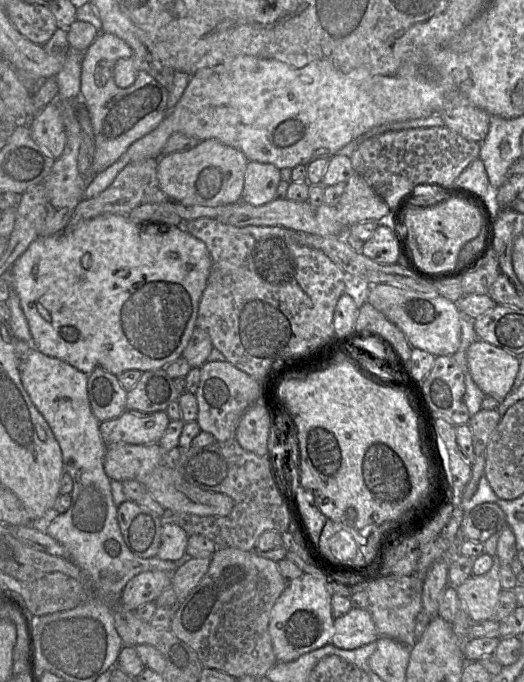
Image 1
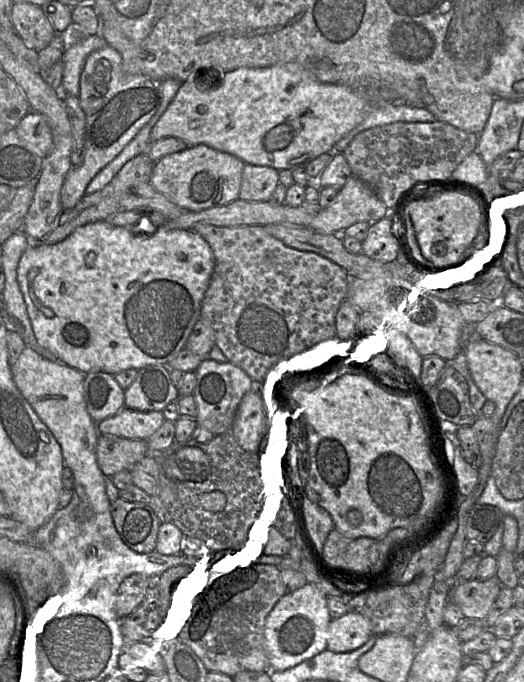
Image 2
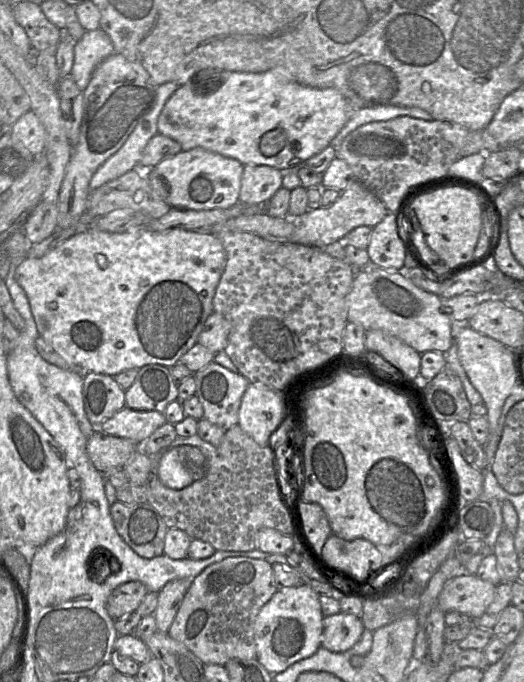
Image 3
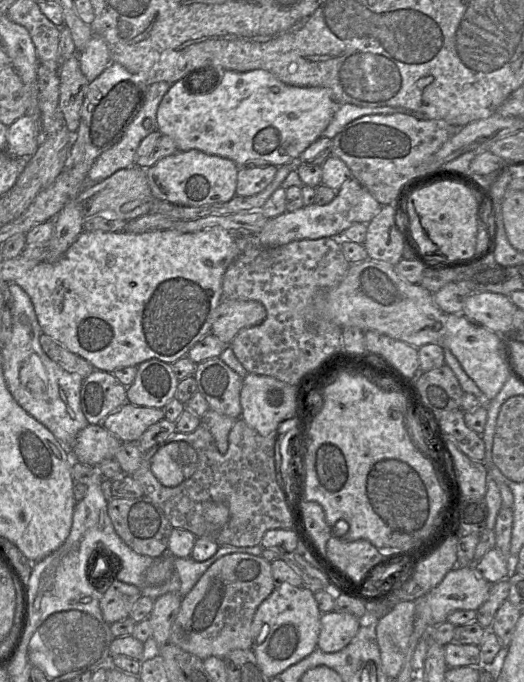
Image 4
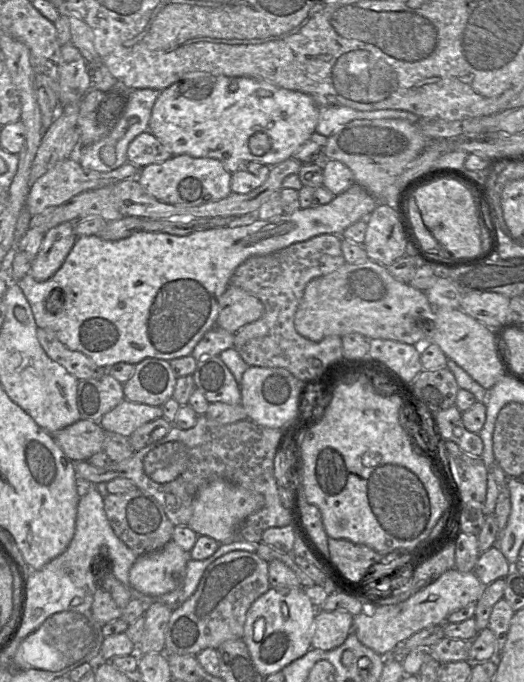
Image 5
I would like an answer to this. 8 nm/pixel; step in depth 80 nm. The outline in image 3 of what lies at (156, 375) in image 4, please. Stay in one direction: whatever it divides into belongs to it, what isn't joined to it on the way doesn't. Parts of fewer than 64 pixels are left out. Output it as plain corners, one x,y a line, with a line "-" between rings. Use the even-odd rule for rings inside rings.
159,364
141,367
133,384
125,391
125,406
136,411
164,412
166,406
175,400
178,400
178,385
170,369

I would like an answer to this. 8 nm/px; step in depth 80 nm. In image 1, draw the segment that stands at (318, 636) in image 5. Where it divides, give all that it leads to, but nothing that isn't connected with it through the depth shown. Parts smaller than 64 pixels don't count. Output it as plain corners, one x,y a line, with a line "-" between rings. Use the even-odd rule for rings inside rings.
351,608
345,615
334,619
331,644
343,650
355,650
375,642
378,634
371,615
367,609

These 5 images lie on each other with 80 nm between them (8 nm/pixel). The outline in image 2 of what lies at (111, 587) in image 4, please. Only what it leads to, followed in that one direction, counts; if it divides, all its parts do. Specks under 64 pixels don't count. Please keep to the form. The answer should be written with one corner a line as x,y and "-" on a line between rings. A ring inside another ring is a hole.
134,574
126,578
117,592
116,612
119,618
127,617
144,602
149,589
159,586
159,577

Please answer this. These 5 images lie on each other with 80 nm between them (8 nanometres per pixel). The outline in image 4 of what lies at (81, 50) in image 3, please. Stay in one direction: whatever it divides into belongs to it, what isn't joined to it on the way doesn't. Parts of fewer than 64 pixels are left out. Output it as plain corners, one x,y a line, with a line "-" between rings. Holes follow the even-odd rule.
93,35
85,48
77,52
82,73
90,83
111,63
107,42
98,35

